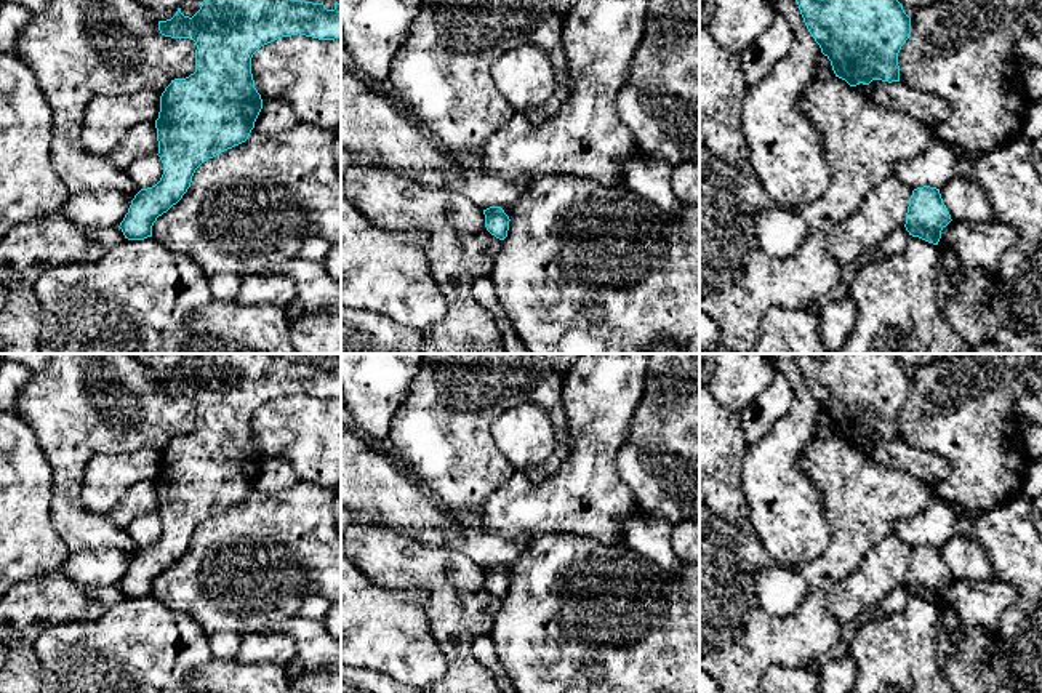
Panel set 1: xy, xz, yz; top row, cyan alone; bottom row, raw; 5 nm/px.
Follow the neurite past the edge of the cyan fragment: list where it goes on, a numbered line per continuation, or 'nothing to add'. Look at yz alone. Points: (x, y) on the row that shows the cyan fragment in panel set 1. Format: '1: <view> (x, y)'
nothing to add

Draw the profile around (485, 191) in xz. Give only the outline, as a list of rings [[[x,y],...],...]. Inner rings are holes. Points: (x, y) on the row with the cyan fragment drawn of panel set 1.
[[[405,170],[402,171],[402,176],[416,181],[421,186],[459,192],[482,210],[514,205],[520,194],[533,182],[528,179],[504,181],[493,176],[483,176],[479,171],[471,171],[459,179],[451,179],[432,170]]]

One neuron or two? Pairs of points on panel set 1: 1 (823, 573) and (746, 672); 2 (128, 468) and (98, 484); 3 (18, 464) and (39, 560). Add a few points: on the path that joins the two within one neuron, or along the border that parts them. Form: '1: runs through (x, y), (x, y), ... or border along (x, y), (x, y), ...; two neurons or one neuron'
1: runs through (815, 597), (813, 605), (770, 648); one neuron
2: runs through (120, 471), (106, 479); one neuron
3: runs through (20, 488), (20, 536); one neuron

